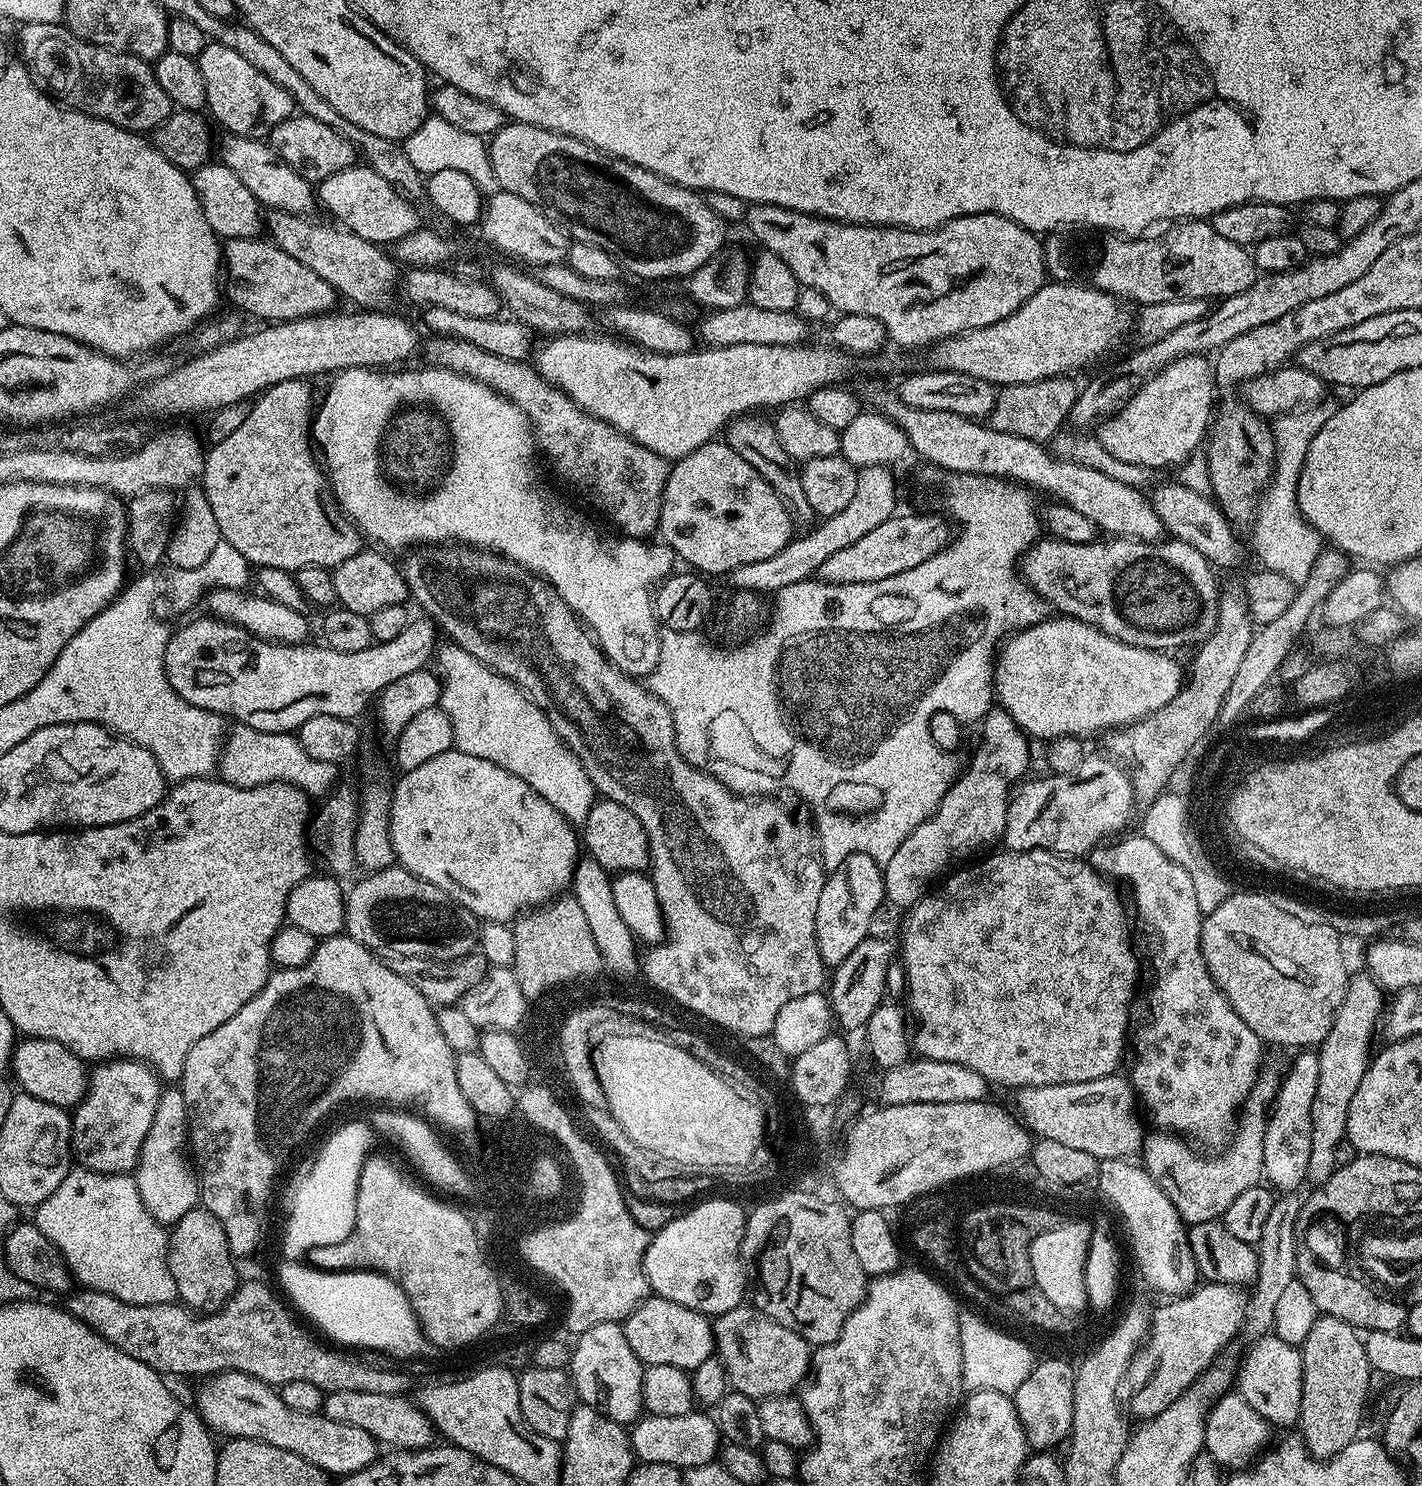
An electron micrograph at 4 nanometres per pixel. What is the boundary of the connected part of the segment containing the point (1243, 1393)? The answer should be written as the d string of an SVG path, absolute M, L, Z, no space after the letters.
M1274 1334L1259 1336L1251 1341L1248 1353L1235 1373L1234 1384L1238 1394L1247 1404L1254 1406L1269 1425L1295 1425L1300 1418L1300 1395L1302 1394L1302 1358L1299 1347L1279 1340Z

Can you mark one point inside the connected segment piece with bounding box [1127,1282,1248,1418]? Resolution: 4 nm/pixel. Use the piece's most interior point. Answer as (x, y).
(1186, 1334)

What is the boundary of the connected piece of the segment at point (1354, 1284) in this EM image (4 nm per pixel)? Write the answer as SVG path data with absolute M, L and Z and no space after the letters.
M1306 1254L1296 1255L1296 1274L1302 1286L1310 1290L1310 1298L1314 1298L1317 1309L1323 1315L1333 1316L1357 1330L1368 1332L1397 1332L1406 1325L1406 1308L1384 1298L1371 1283L1368 1285L1355 1280L1355 1275L1336 1276L1330 1270L1321 1270Z

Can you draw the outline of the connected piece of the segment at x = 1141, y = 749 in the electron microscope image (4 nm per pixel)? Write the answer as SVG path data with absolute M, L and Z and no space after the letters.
M1243 591L1223 593L1220 596L1220 609L1216 615L1214 634L1209 635L1195 649L1196 657L1193 658L1188 677L1184 687L1170 700L1166 706L1151 712L1143 719L1133 724L1125 725L1122 729L1115 729L1105 735L1106 744L1113 757L1119 761L1138 760L1138 770L1133 771L1132 787L1133 797L1137 803L1147 806L1157 799L1169 787L1169 780L1176 768L1183 762L1190 750L1205 736L1206 732L1215 727L1216 718L1221 710L1221 703L1224 701L1226 691L1229 690L1231 682L1234 680L1235 672L1246 657L1247 648L1251 644L1254 625L1248 614L1246 596Z

